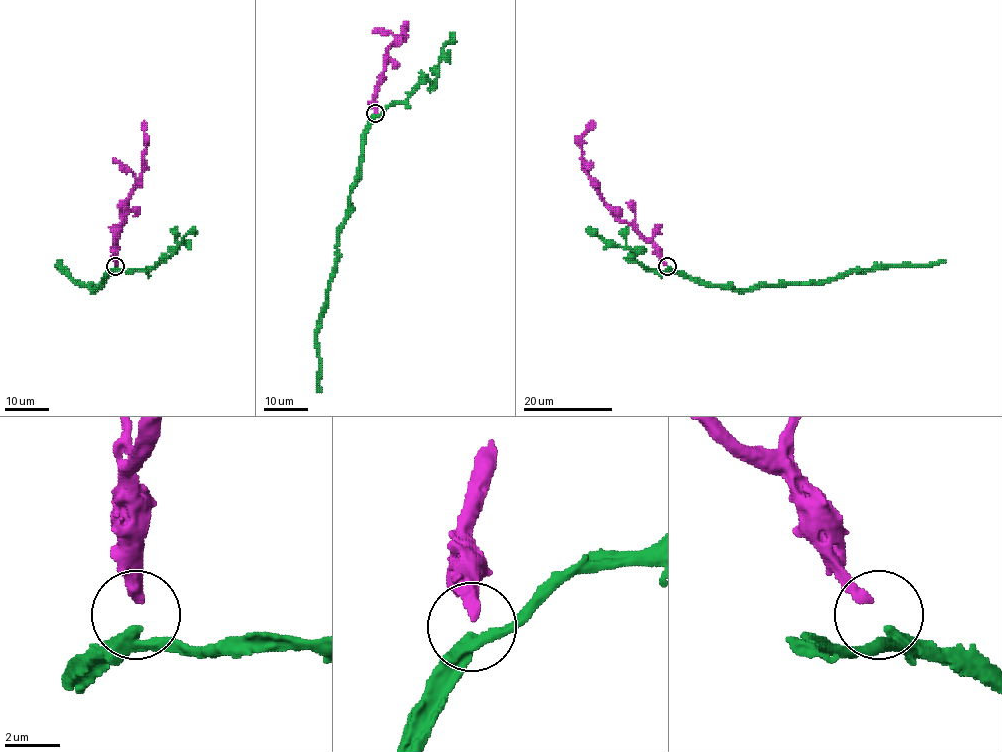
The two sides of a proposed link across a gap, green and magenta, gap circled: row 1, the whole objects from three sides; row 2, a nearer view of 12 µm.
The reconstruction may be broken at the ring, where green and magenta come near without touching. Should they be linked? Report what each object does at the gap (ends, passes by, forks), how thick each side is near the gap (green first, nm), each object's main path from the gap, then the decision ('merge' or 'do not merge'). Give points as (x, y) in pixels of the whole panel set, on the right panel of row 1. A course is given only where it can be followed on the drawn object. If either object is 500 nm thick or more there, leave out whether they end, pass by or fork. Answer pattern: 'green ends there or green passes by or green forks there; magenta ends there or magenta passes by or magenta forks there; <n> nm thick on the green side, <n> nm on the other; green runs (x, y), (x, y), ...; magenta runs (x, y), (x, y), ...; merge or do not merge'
green passes by; magenta ends there; 340 nm thick on the green side, 360 nm on the other; green runs (667, 267), (694, 279), (739, 289), (825, 283), (875, 267), (934, 265), (946, 259); magenta runs (666, 264), (652, 243), (620, 220), (589, 175), (588, 165), (582, 159), (581, 135), (593, 121); merge

